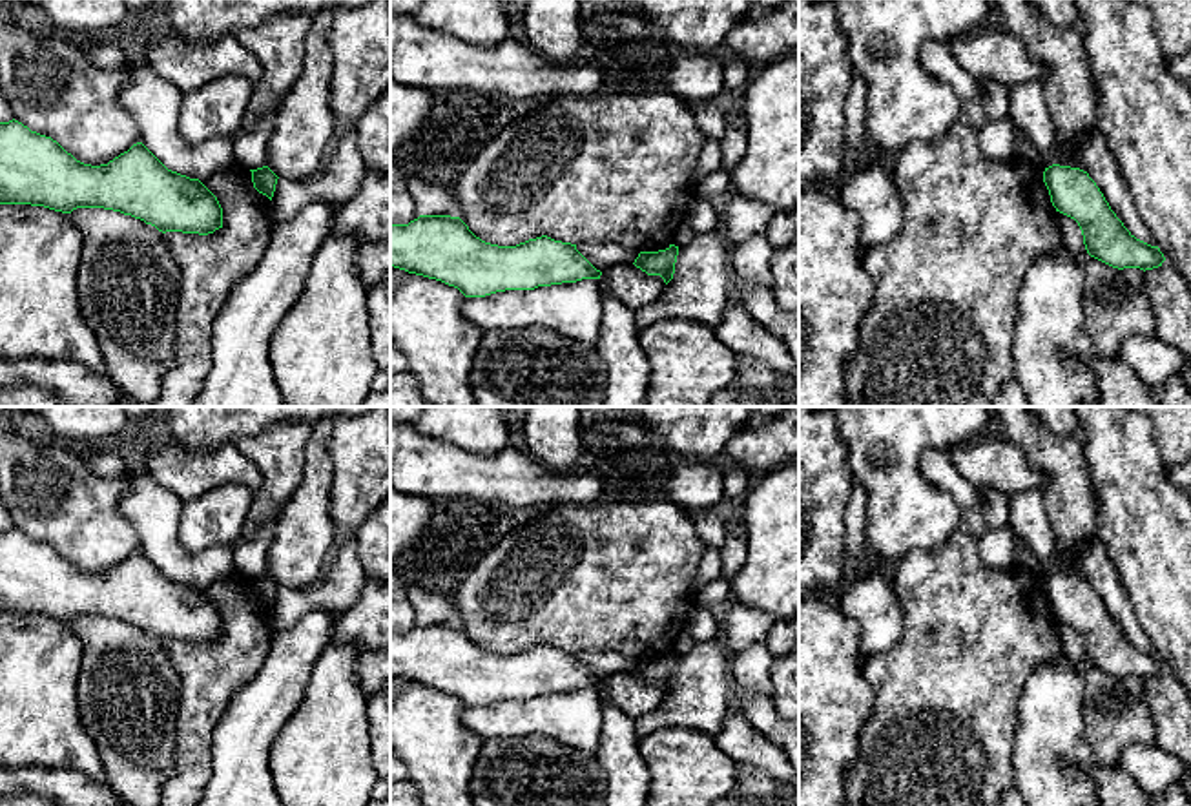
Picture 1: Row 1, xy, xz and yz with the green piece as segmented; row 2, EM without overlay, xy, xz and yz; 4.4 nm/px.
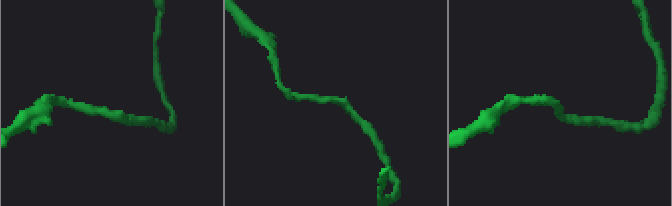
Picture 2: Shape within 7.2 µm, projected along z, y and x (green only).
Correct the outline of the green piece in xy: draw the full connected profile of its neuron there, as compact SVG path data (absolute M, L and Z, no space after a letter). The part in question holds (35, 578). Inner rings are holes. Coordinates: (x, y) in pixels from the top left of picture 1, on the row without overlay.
M18 529L0 531L0 613L31 613L71 622L77 616L104 616L131 624L159 640L208 644L223 636L217 605L199 589L168 578L142 551L108 573L77 569L51 545L31 540Z

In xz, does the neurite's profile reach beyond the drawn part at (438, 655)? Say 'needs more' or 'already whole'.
already whole

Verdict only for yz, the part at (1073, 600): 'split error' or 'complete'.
complete

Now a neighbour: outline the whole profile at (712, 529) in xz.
M702 516L699 520L699 536L708 543L708 547L722 549L728 540L728 527L717 516Z

